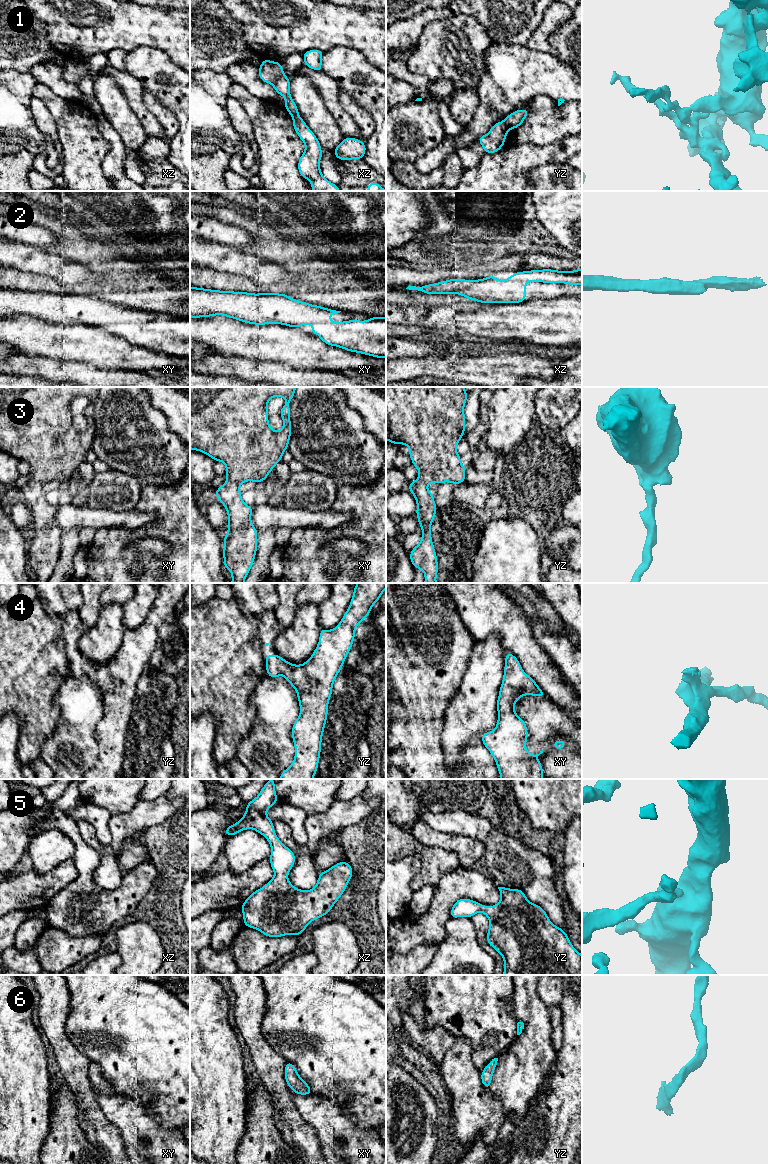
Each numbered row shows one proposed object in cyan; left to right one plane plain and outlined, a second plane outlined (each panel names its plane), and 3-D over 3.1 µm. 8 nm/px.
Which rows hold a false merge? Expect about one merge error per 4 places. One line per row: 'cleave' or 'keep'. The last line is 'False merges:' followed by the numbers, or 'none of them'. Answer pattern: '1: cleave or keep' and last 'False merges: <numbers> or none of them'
1: cleave
2: keep
3: keep
4: keep
5: keep
6: keep
False merges: 1

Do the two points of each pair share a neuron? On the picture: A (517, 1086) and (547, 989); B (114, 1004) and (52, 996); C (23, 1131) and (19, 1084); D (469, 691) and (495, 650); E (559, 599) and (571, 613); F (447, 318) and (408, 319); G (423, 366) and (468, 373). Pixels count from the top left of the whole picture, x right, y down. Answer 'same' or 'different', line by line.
A: different
B: different
C: same
D: same
E: same
F: same
G: same

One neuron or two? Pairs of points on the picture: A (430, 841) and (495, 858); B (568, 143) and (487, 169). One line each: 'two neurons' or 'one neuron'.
A: two neurons
B: one neuron

